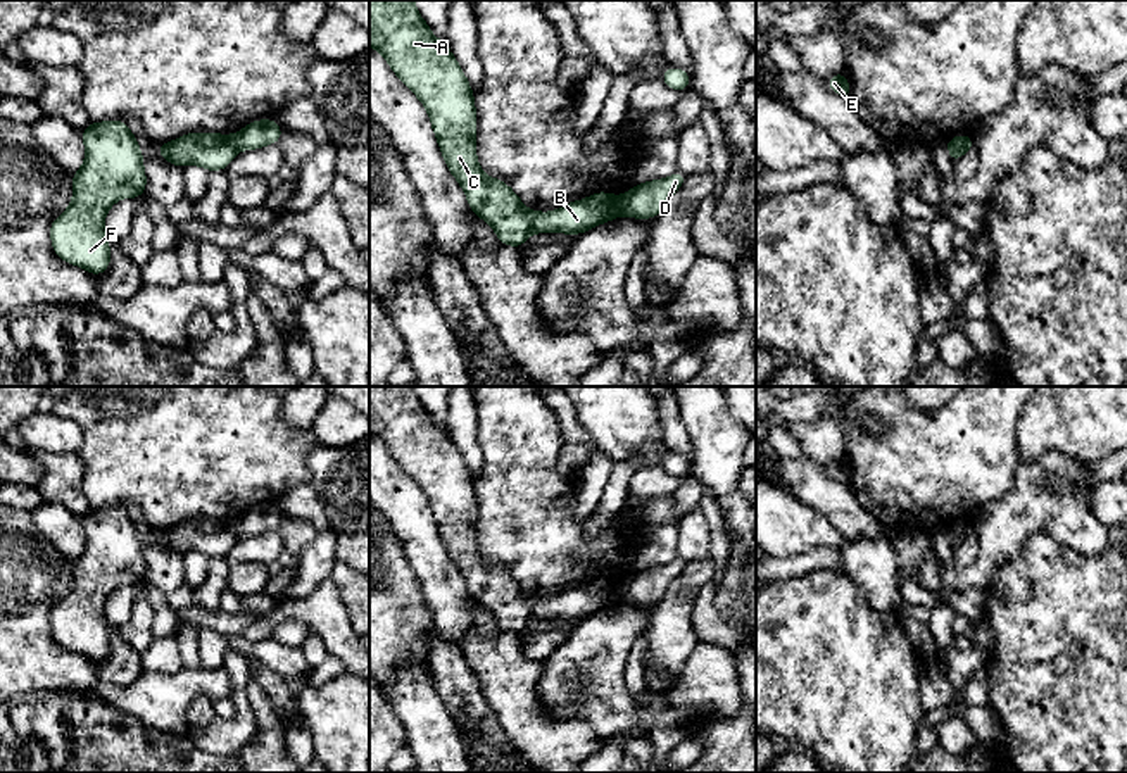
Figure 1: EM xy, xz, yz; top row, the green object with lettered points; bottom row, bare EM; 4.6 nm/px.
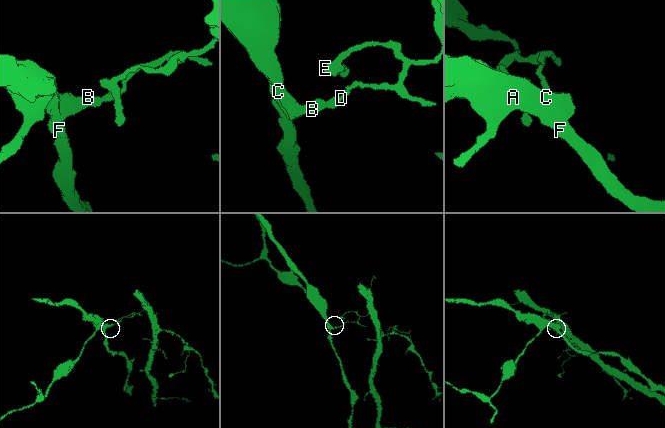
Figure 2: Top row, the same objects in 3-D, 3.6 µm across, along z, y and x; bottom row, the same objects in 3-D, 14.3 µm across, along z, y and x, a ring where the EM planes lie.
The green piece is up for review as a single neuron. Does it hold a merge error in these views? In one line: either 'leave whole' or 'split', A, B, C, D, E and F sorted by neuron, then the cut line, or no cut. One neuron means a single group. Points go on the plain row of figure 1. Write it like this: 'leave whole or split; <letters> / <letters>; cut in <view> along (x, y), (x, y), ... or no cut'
split; A B C F / D E; cut in xz along (622, 584), (620, 599)

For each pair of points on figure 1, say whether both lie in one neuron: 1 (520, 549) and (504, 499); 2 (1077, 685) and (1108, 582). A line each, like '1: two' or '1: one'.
1: one
2: one

